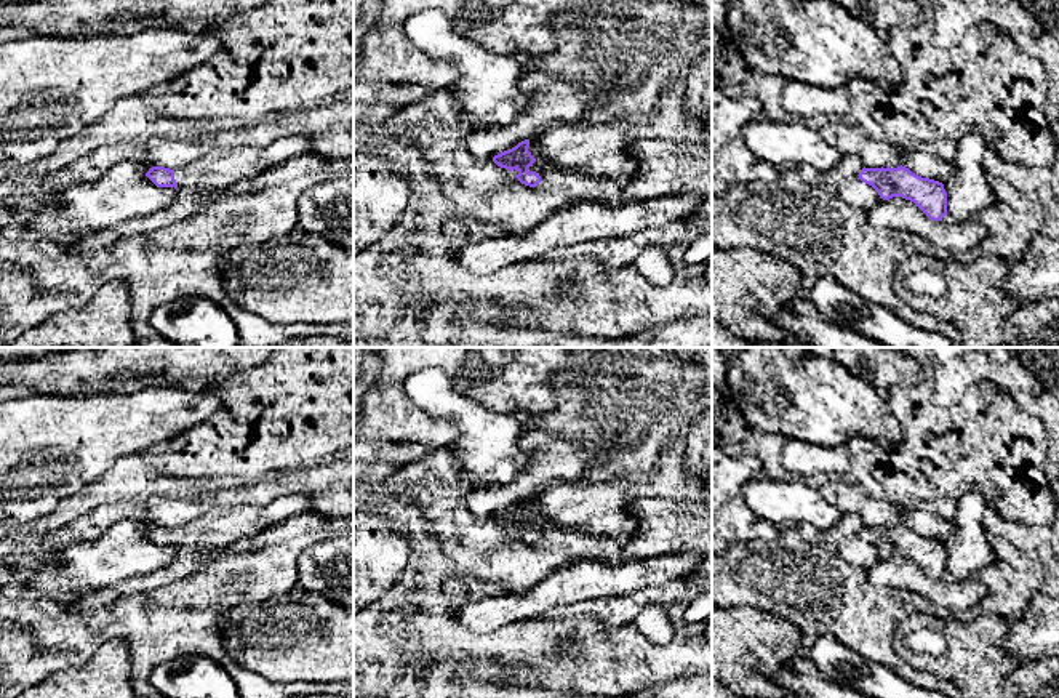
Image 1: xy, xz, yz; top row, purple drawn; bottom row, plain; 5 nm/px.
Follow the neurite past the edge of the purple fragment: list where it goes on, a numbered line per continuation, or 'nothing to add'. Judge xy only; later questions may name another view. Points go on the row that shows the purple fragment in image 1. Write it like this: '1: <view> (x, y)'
1: xy (218, 170)

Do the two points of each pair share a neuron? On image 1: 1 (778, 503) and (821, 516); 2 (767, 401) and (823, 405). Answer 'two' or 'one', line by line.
1: one
2: one

